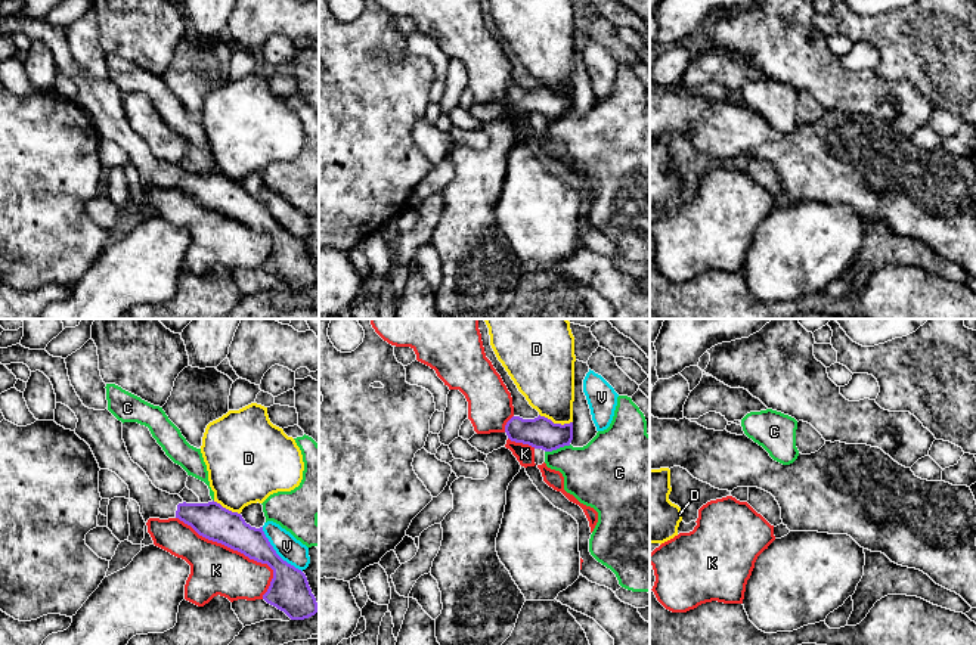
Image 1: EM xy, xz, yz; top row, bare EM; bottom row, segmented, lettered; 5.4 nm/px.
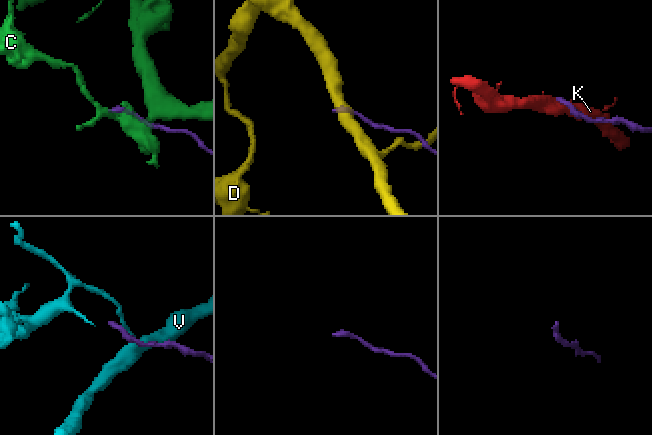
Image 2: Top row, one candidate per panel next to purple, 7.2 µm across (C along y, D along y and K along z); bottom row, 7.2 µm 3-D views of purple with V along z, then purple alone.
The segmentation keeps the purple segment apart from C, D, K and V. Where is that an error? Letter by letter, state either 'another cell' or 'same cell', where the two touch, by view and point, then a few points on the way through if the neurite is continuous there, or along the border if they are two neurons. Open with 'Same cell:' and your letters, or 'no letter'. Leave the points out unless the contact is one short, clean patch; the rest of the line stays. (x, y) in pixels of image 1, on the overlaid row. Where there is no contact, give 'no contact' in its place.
Same cell: no letter
C: another cell | xz (557, 447)
D: another cell | xz (555, 424) | along xz (539, 414), (554, 422), (572, 422)
K: another cell | xy (238, 551)
V: another cell | xy (275, 552)

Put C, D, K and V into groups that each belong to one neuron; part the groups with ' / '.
C / D / K / V

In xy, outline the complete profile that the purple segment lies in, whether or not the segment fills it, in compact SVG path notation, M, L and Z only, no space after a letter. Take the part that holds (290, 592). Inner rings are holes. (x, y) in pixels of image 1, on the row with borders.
M16 344L0 348L0 363L24 363L31 372L40 370L50 379L56 403L68 406L78 419L75 434L90 446L100 469L115 472L128 486L130 499L139 503L145 522L149 518L179 518L199 536L267 564L273 570L270 586L263 595L267 604L283 611L291 620L304 620L317 613L317 602L306 574L276 553L263 527L251 527L241 514L214 500L186 503L179 494L170 494L152 484L127 452L123 422L108 409L94 410L83 404L71 385L65 359Z

